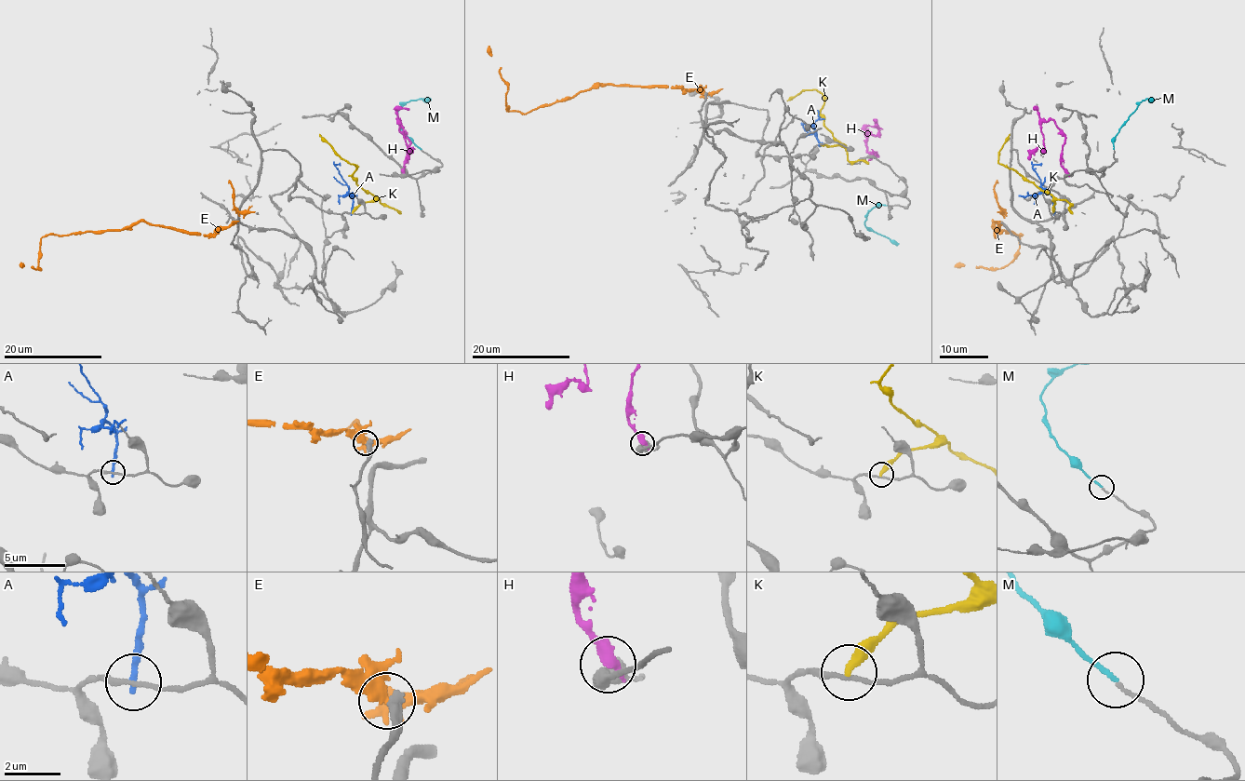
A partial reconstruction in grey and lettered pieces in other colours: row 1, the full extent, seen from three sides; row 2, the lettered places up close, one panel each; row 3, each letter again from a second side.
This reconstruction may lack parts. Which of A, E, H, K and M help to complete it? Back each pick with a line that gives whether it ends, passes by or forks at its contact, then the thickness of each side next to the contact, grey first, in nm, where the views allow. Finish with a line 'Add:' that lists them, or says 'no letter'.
M: it ends there; 130 nm thick on the grey side, 150 nm on the other
Add: M

